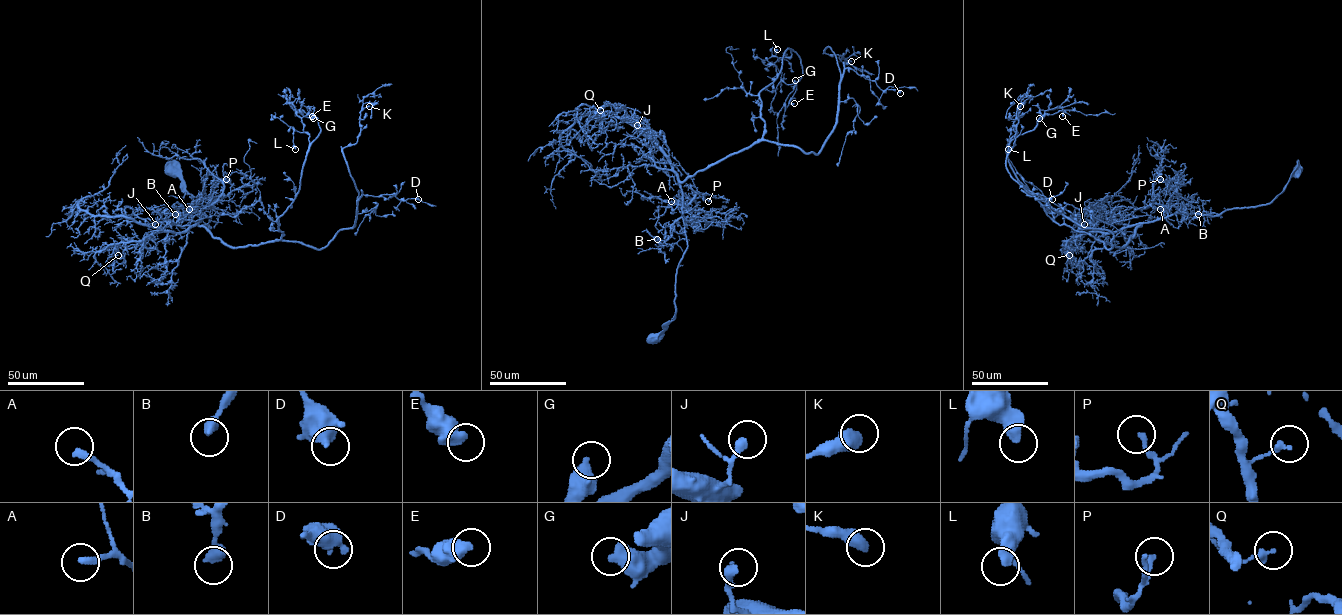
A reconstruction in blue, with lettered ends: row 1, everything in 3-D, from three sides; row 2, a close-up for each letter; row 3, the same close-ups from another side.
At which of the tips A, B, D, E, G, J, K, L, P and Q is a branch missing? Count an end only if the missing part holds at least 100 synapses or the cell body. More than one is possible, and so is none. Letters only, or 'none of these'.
none of these

